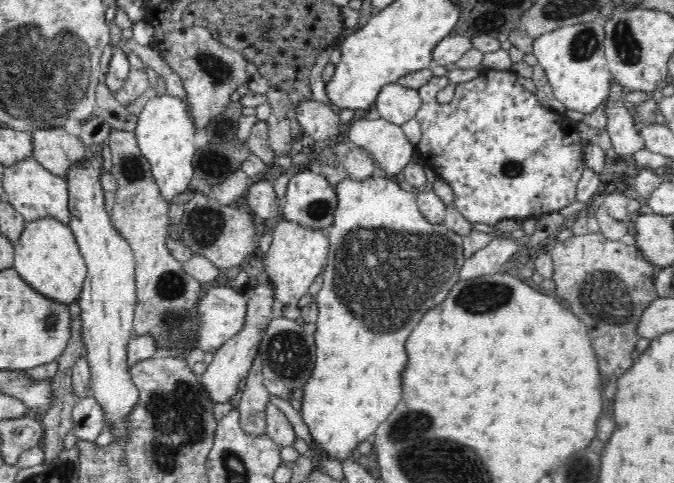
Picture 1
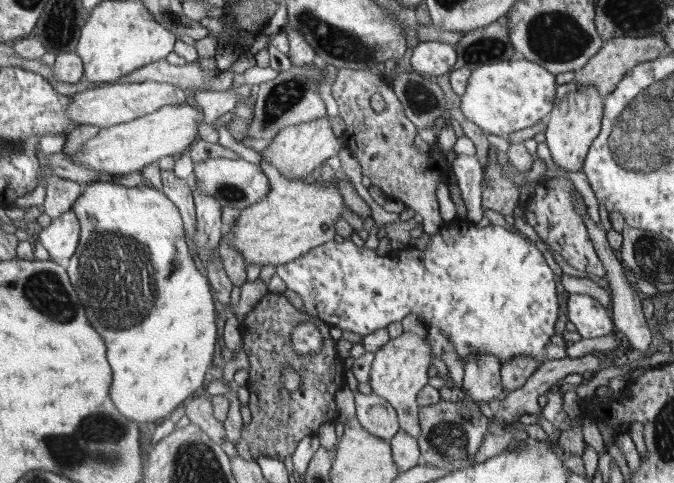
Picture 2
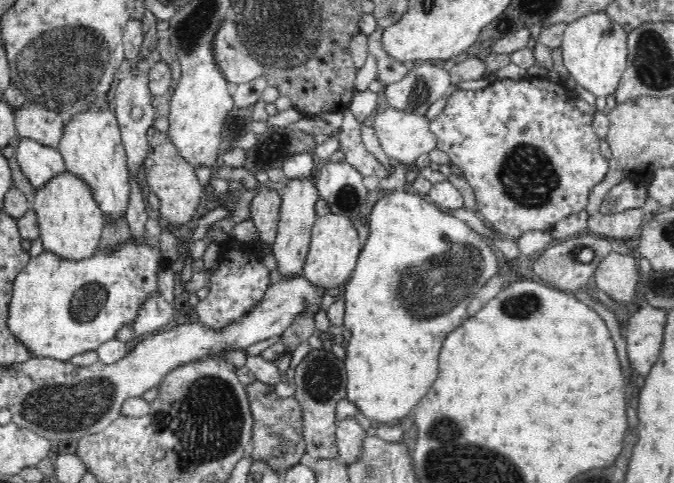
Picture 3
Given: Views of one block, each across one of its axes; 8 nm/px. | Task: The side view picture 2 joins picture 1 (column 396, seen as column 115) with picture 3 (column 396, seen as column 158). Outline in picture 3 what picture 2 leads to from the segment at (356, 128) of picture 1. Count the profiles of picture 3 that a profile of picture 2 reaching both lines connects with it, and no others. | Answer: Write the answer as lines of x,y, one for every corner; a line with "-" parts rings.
394,107
375,115
371,126
374,126
375,134
380,138
379,143
391,160
412,164
422,154
437,148
426,115
408,113

